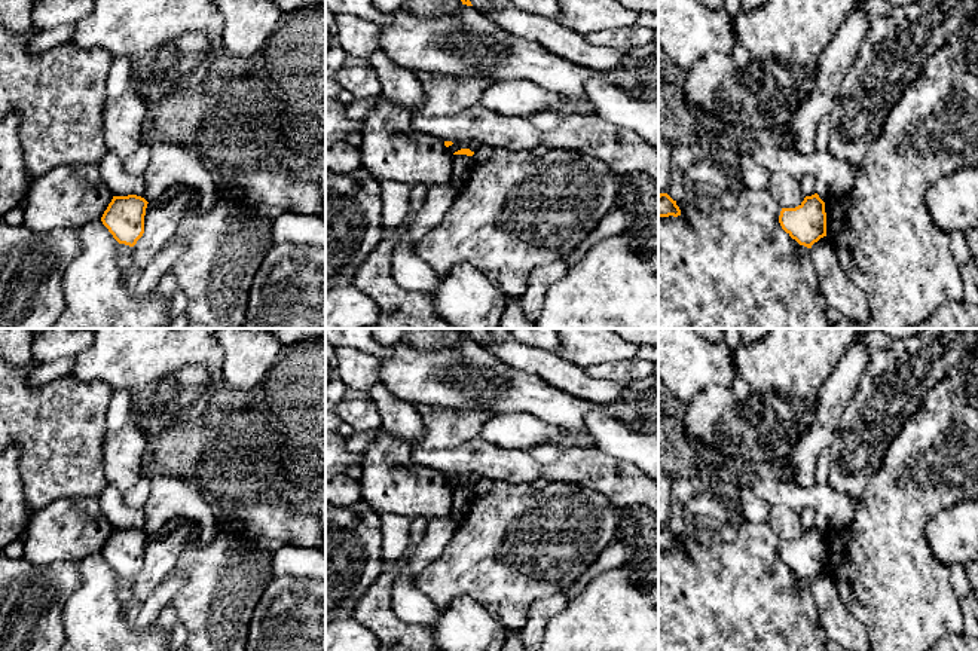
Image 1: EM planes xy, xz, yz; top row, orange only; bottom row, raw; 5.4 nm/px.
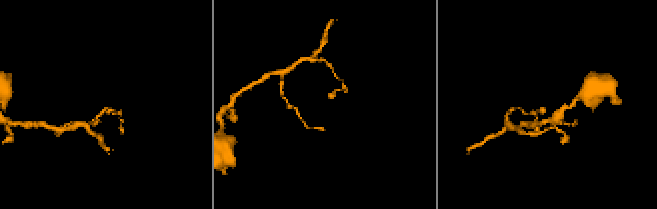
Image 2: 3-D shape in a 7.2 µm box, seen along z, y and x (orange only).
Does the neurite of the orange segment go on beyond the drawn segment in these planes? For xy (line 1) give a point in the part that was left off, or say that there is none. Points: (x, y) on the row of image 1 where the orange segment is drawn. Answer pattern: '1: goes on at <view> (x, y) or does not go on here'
1: does not go on here

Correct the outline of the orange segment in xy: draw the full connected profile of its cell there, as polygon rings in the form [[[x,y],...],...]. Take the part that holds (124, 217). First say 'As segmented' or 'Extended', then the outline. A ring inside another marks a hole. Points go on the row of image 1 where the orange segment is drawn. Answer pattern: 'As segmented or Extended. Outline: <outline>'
As segmented. Outline: [[[137,195],[113,196],[101,221],[119,244],[134,247],[144,233],[147,204]]]

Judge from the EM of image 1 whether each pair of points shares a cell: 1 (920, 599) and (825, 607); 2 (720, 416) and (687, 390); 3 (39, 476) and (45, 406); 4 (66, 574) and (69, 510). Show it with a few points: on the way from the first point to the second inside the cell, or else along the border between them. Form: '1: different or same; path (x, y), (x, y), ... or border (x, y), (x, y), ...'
1: different; border (836, 589), (842, 604), (862, 624), (865, 632)
2: different; border (700, 391), (685, 405)
3: same; path (45, 458), (45, 424)
4: different; border (76, 561), (31, 565)

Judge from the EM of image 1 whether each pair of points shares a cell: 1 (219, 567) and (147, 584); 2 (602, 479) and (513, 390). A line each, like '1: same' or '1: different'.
1: different
2: different

